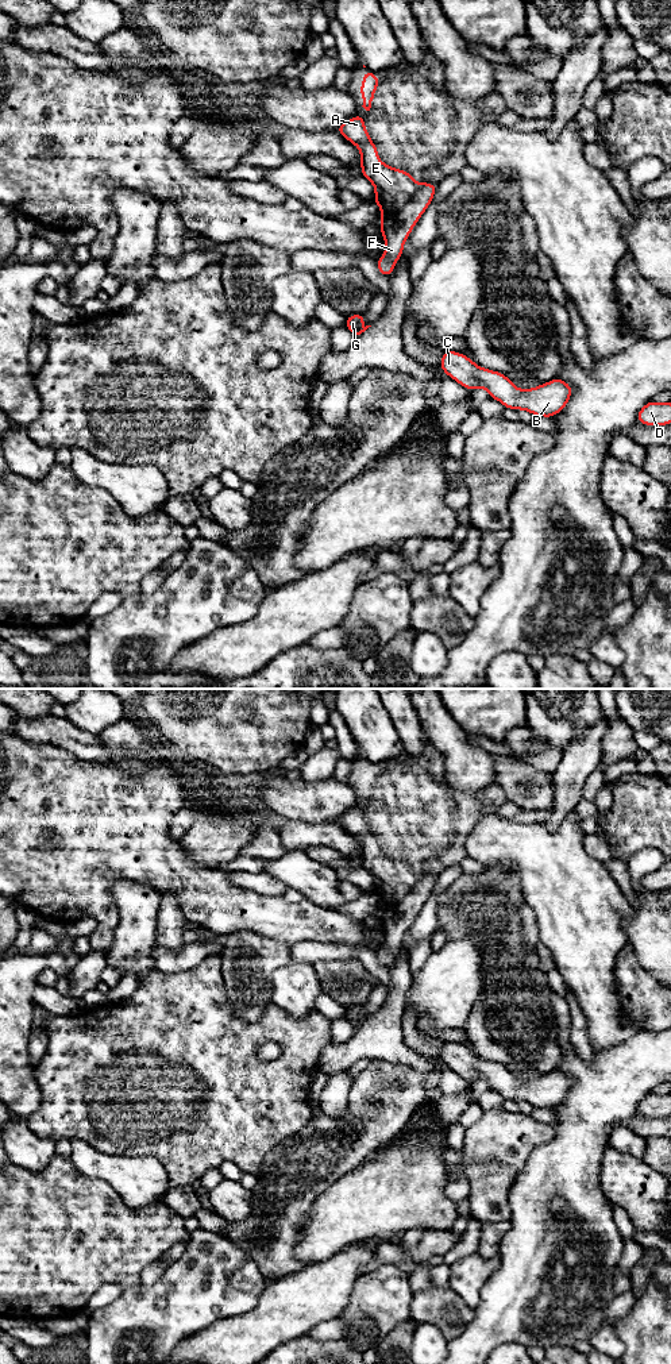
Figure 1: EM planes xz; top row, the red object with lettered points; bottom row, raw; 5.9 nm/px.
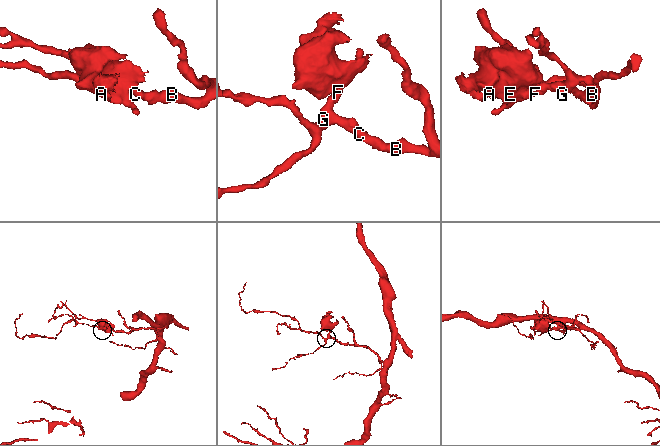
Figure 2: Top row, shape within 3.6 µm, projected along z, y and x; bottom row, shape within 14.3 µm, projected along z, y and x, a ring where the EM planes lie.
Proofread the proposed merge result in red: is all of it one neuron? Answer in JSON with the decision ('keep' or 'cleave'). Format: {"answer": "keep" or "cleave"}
{"answer": "cleave"}

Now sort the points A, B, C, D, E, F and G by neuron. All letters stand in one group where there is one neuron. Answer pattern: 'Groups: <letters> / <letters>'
Groups: A E / B C D F G

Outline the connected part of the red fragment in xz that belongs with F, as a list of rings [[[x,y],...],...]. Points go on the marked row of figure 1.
[[[420,182],[417,192],[406,207],[393,215],[382,217],[379,231],[385,239],[386,250],[385,254],[375,261],[377,269],[382,276],[393,276],[393,267],[404,253],[404,243],[433,200],[436,188],[437,184]]]

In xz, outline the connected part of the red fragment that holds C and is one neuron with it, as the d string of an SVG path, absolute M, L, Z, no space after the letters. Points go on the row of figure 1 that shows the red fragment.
M444 350L439 366L470 392L485 388L506 409L528 411L533 416L554 417L572 394L571 385L558 377L532 389L517 389L505 374L479 367L467 355L451 350Z

